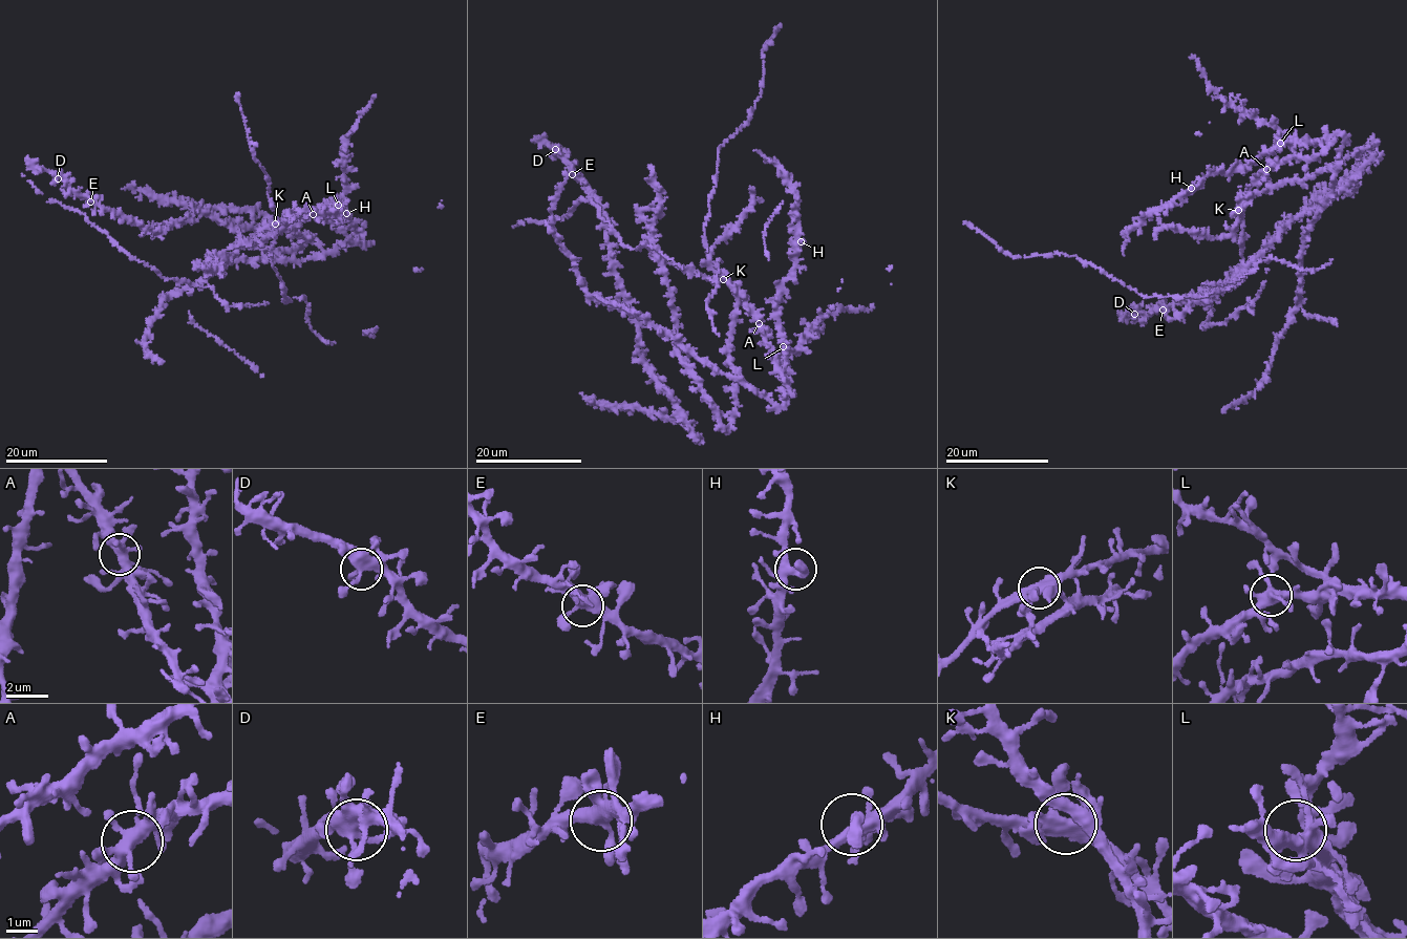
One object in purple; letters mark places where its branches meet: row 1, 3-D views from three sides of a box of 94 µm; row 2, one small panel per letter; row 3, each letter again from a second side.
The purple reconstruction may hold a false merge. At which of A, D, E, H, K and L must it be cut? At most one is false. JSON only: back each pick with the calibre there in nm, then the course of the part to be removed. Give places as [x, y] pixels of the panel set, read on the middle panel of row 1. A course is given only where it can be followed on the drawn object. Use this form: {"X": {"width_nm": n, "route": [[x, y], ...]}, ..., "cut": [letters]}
{"cut": []}

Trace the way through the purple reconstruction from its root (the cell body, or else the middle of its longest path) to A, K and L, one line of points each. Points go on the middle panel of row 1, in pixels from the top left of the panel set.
A: (729, 350), (737, 305), (731, 286), (759, 323)
K: (729, 350), (737, 297), (727, 278), (723, 279)
L: (729, 350), (729, 364), (734, 376), (782, 405), (786, 395), (783, 346)

